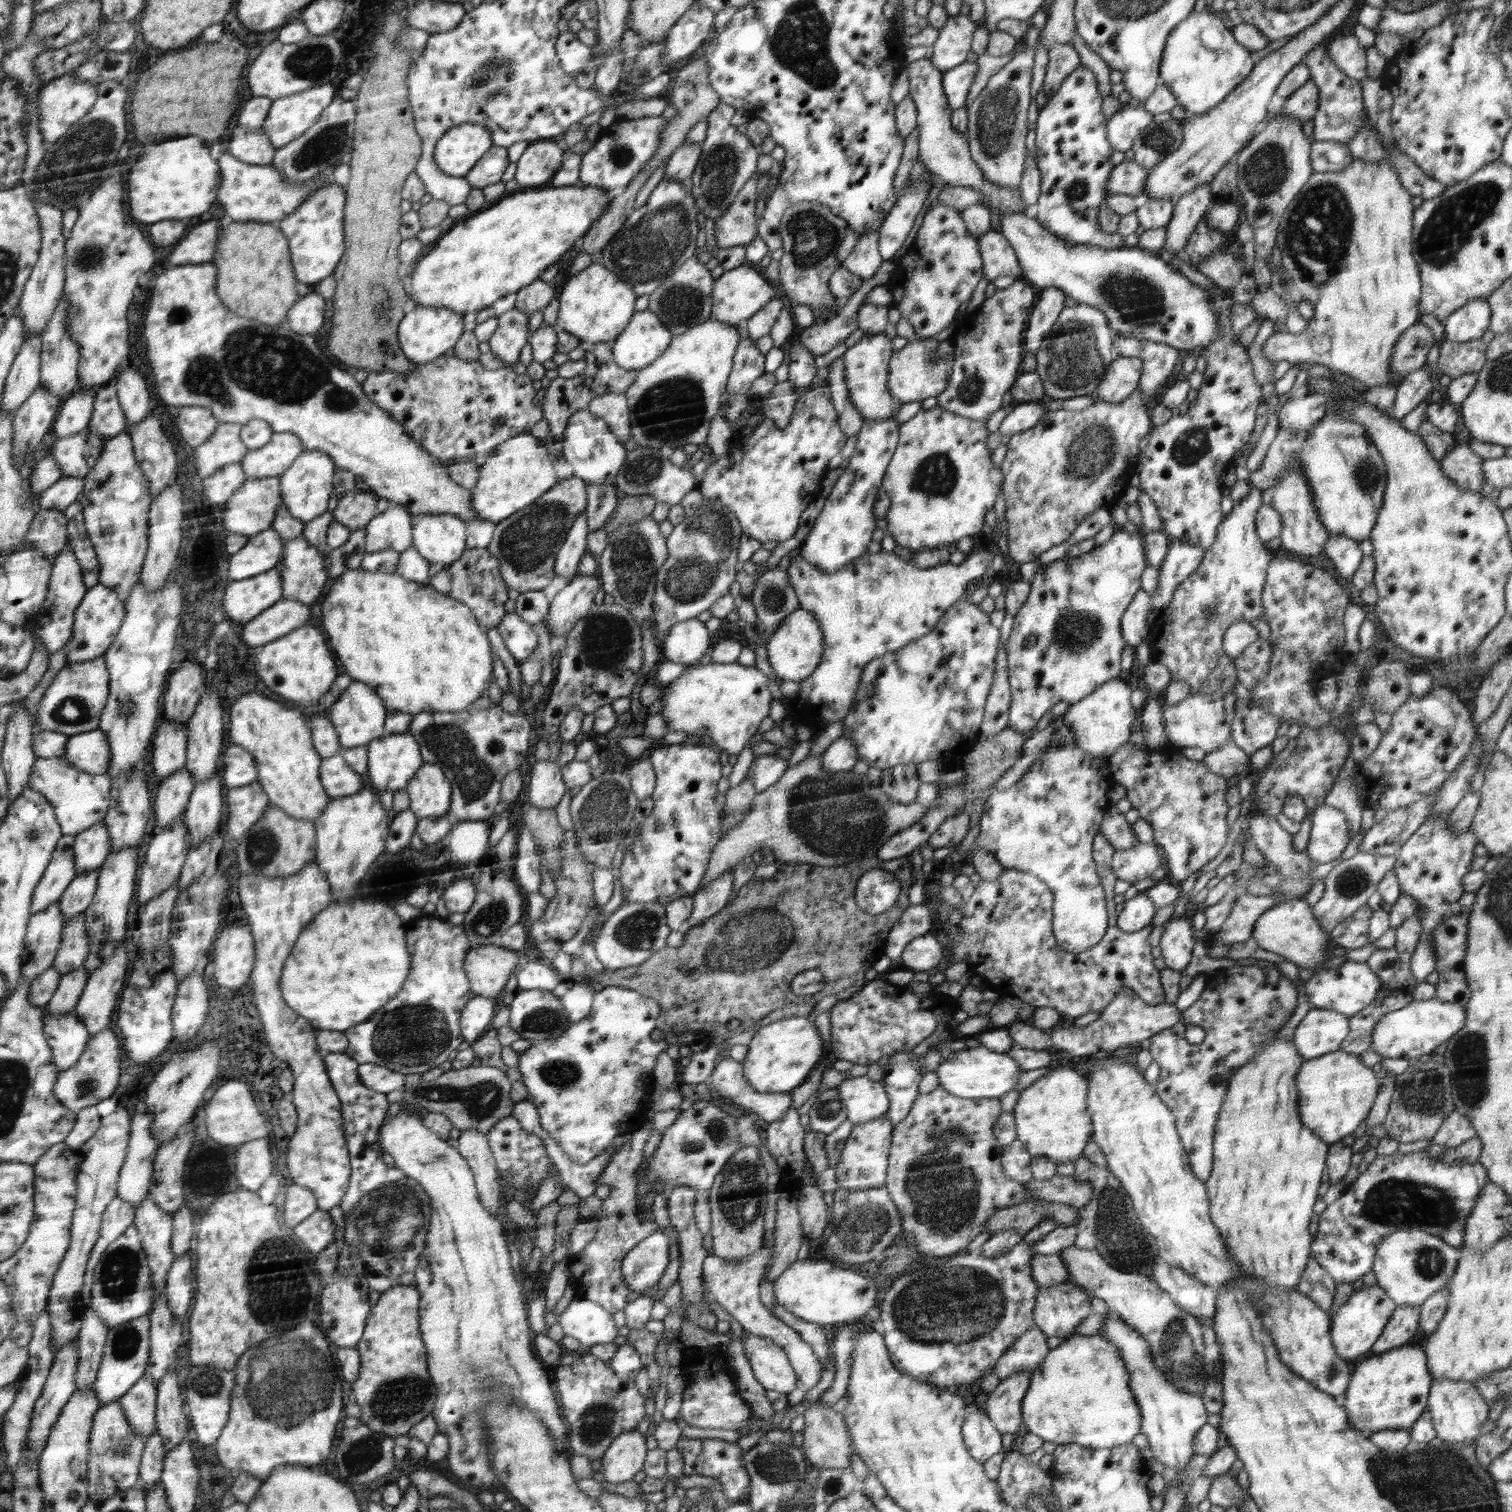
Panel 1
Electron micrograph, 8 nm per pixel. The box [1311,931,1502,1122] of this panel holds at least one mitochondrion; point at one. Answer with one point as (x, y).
(1470, 1057)

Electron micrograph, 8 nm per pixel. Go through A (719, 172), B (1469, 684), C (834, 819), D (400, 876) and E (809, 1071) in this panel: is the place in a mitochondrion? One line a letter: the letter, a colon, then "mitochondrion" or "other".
A: mitochondrion
B: other
C: mitochondrion
D: other
E: other

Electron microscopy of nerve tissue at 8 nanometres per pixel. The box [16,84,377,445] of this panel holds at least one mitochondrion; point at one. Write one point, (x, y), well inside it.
(299, 374)

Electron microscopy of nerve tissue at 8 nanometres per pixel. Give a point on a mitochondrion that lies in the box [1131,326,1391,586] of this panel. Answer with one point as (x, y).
(1192, 445)

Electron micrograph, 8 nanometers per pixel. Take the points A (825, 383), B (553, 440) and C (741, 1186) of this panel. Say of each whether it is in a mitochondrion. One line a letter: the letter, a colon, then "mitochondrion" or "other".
A: other
B: other
C: mitochondrion

